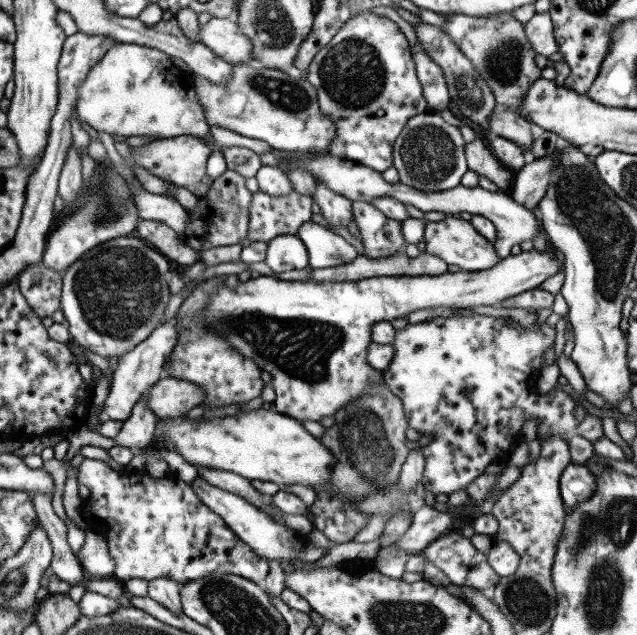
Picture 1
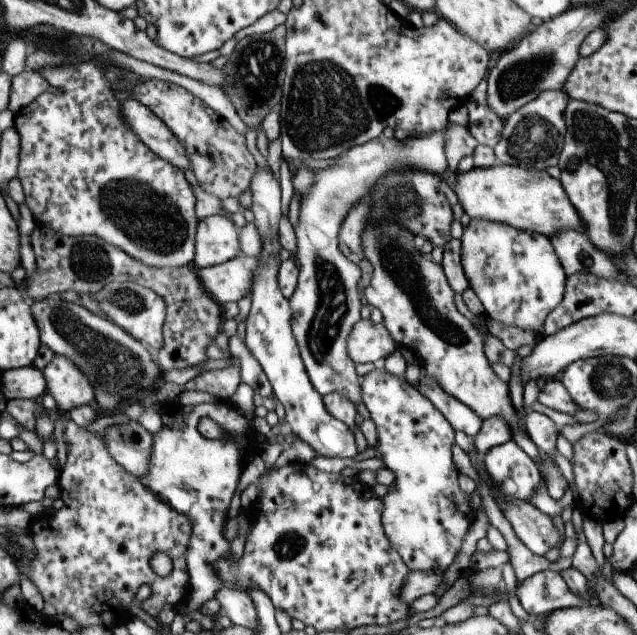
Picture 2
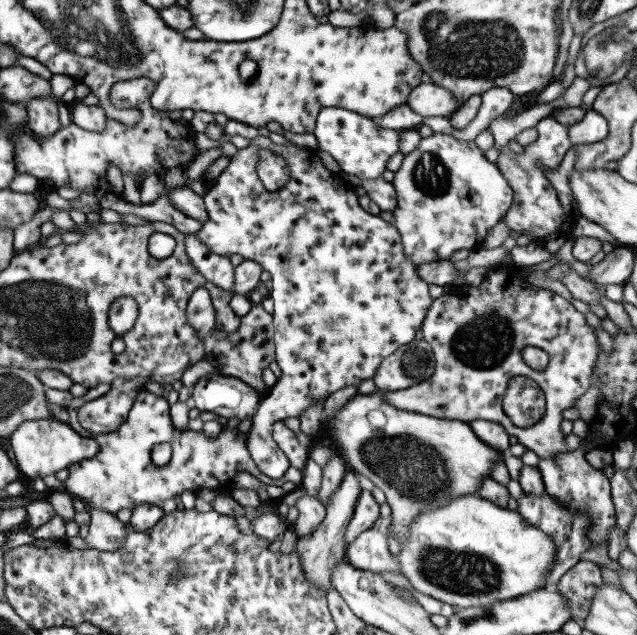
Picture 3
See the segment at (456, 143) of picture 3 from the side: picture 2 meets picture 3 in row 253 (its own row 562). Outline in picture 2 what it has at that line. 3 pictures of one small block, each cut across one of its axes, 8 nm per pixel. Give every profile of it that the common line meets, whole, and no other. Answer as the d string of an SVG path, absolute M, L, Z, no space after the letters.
M383 366L362 375L360 386L361 401L377 432L377 444L373 448L379 454L383 466L391 470L394 476L392 484L387 486L387 492L381 499L379 520L383 534L409 571L444 573L457 558L459 546L463 542L463 536L467 534L473 516L468 503L471 498L468 493L459 489L458 472L451 461L454 430L425 396L401 378L385 371Z

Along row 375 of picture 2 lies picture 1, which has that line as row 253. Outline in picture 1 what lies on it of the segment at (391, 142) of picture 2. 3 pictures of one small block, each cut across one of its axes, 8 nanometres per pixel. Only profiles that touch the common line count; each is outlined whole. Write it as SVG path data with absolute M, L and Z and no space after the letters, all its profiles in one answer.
M311 220L303 222L295 234L307 250L307 262L312 269L347 264L357 253L341 236Z

